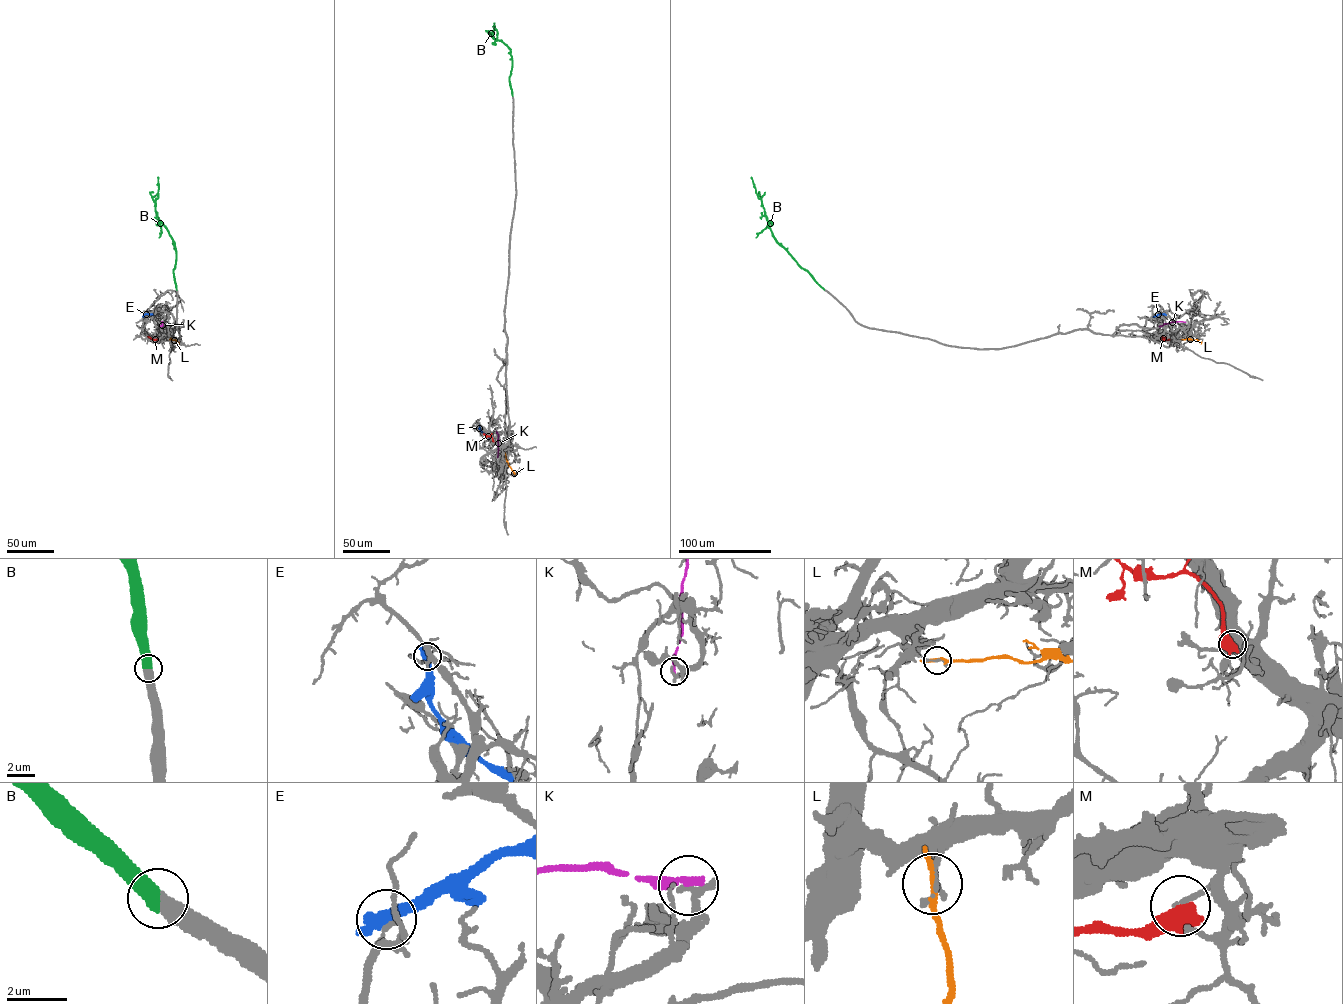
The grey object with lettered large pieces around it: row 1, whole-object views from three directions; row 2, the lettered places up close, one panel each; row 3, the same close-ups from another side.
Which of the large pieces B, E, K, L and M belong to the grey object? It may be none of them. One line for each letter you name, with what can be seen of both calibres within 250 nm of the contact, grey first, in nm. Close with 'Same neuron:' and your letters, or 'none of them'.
B: 550/600 nm
Same neuron: B

